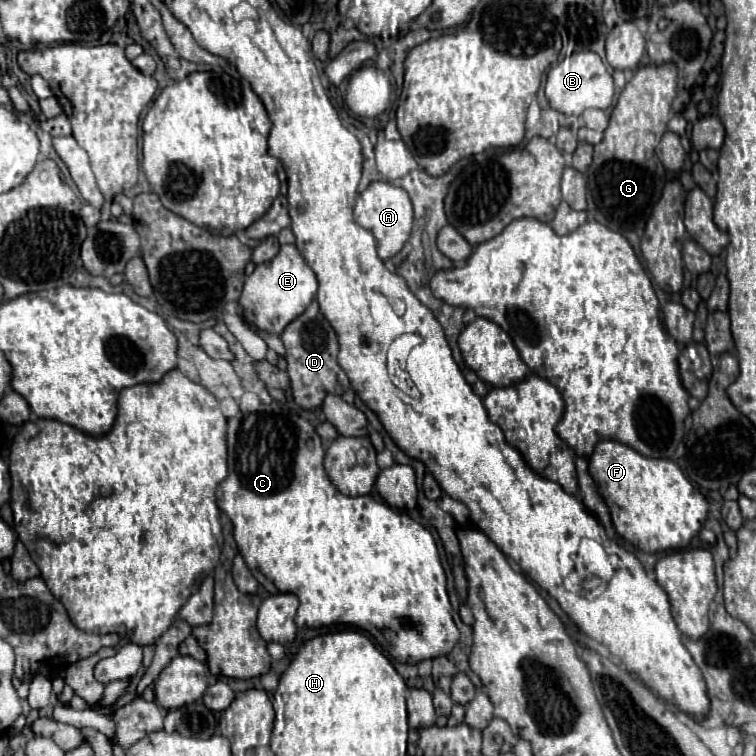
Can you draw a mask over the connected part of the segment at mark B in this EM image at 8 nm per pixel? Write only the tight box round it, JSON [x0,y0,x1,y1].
[546,52,614,114]

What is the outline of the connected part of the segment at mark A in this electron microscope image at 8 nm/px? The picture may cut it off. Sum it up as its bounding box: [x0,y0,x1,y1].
[354,178,412,260]

